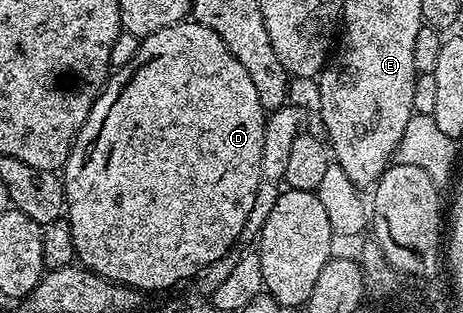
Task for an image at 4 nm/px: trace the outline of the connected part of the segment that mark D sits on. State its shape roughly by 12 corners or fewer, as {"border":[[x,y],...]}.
{"border":[[217,32],[142,39],[61,170],[76,259],[167,290],[240,241],[265,111]]}

